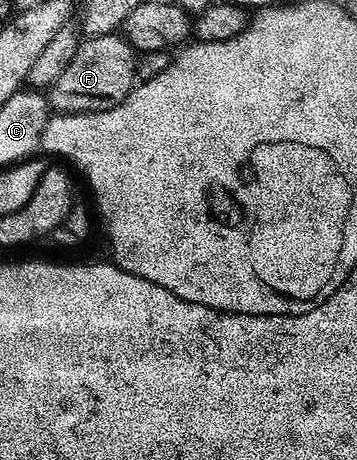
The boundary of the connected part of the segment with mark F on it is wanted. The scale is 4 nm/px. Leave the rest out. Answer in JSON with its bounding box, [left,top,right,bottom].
[48,33,139,113]

